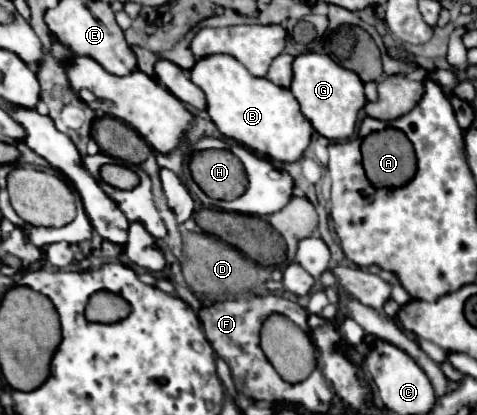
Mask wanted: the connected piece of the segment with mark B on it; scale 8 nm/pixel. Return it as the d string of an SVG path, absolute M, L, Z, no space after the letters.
M226 54L198 60L190 70L190 80L206 94L206 112L226 138L240 142L254 154L272 162L296 162L306 152L314 130L300 112L290 90L280 88L266 78L252 76L236 58Z

